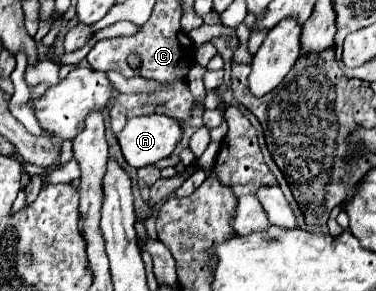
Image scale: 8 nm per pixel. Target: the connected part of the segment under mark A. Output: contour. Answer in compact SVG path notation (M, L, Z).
M154 113L130 119L124 131L118 135L118 143L128 165L144 167L170 157L176 145L182 141L182 135L182 123Z

